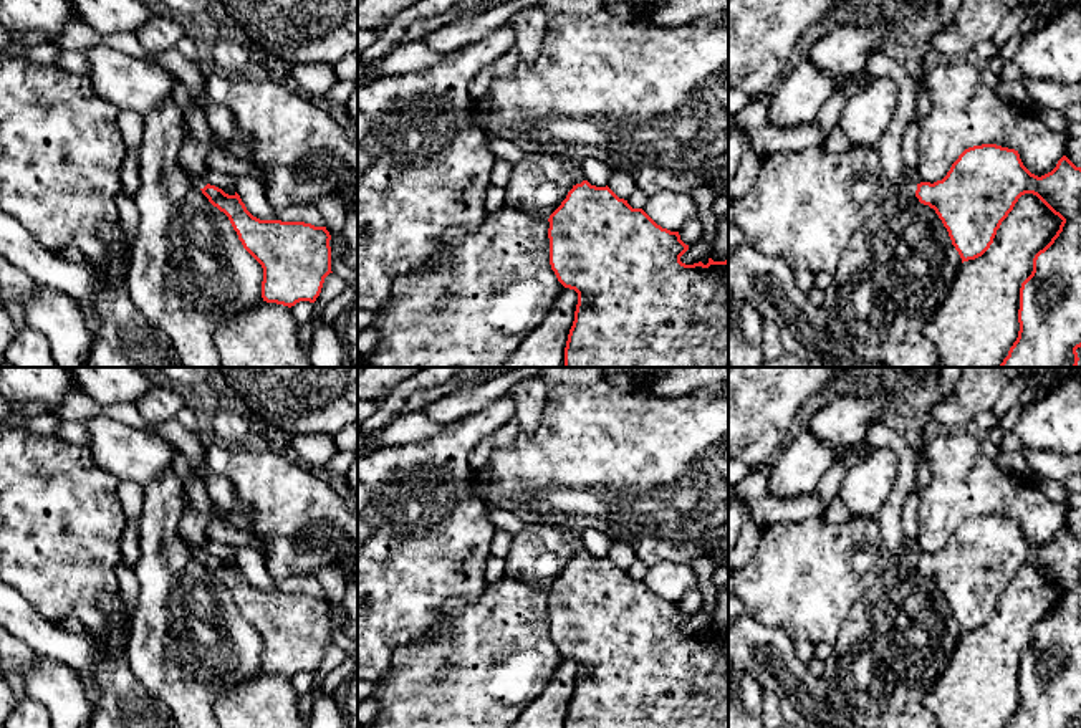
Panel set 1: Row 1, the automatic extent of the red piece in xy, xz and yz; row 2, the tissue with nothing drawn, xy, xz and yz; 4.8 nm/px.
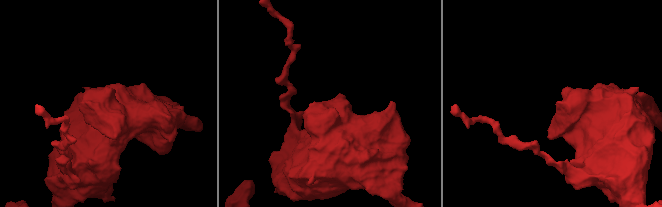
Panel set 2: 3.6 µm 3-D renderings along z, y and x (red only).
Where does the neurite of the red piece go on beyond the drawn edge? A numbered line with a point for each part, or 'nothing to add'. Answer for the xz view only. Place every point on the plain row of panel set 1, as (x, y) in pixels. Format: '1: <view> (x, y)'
1: xz (573, 538)

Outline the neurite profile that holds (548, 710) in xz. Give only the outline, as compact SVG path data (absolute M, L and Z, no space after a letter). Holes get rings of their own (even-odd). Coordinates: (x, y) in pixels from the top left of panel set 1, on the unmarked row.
M565 659L545 692L530 702L510 728L565 728L578 663Z

